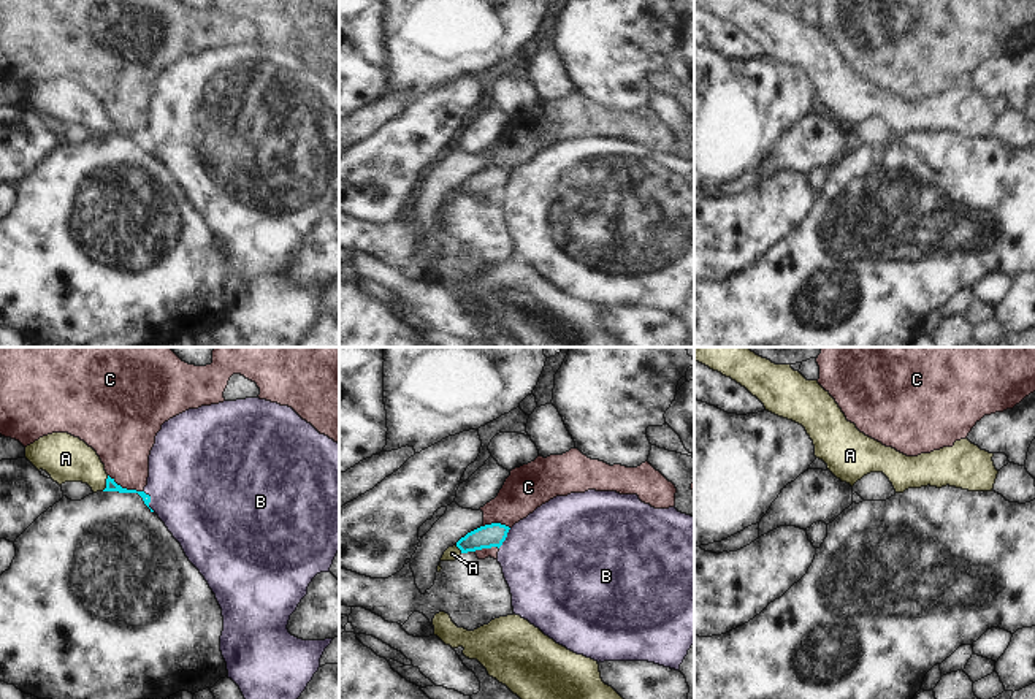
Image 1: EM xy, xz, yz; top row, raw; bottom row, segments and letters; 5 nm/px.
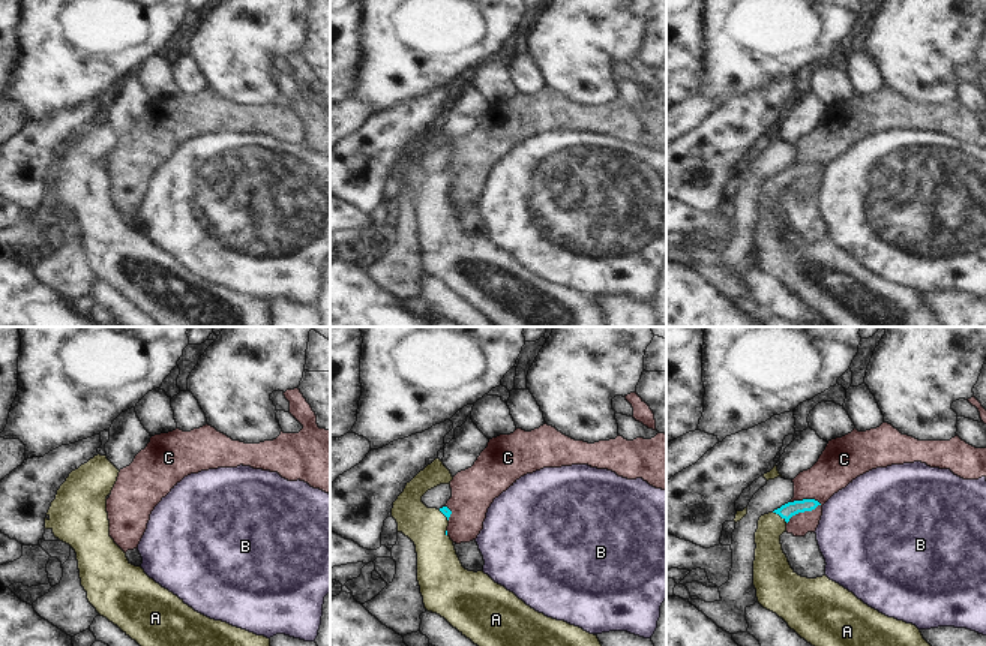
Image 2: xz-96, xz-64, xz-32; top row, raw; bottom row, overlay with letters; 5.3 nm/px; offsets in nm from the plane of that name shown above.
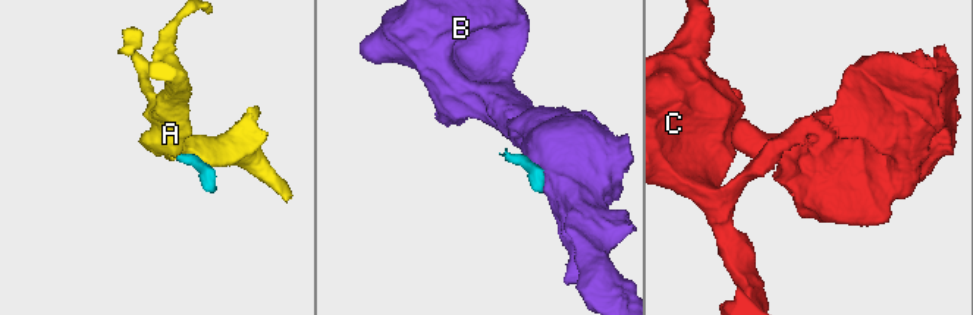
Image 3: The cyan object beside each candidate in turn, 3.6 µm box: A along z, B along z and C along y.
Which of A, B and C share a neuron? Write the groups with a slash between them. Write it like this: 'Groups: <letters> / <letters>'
Groups: A / B / C.

